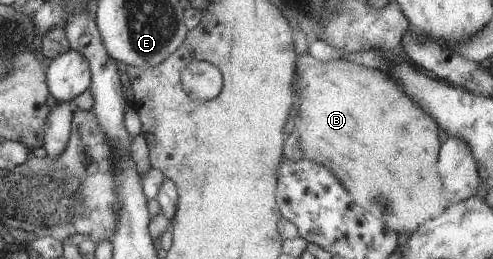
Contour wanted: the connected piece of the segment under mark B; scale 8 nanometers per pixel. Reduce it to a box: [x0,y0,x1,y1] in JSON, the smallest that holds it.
[293,53,451,233]

